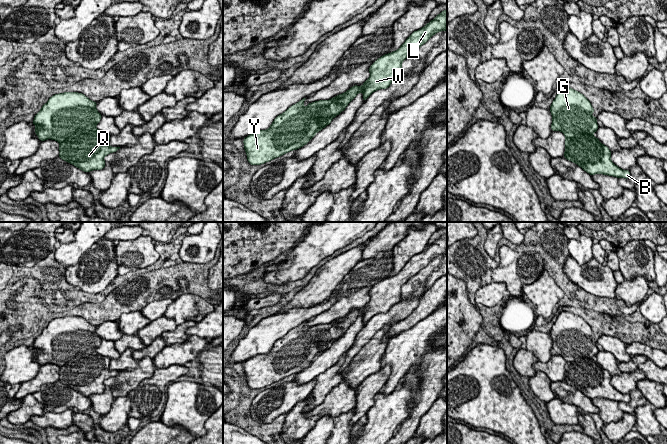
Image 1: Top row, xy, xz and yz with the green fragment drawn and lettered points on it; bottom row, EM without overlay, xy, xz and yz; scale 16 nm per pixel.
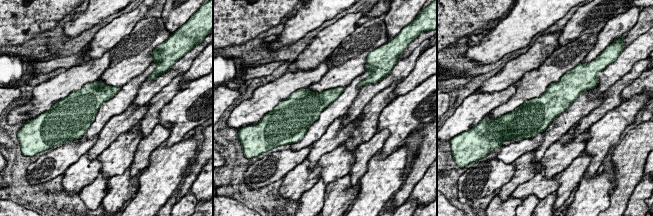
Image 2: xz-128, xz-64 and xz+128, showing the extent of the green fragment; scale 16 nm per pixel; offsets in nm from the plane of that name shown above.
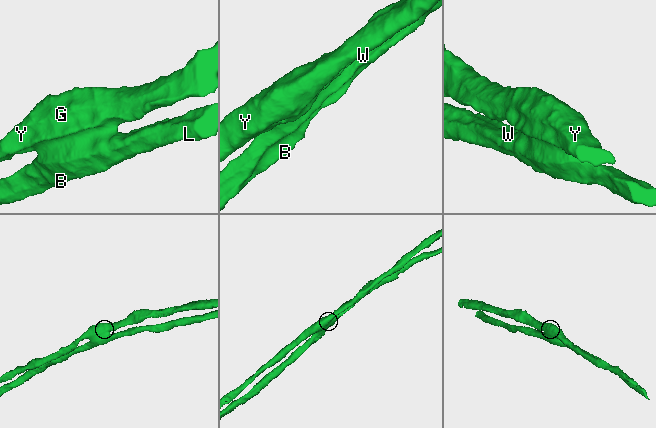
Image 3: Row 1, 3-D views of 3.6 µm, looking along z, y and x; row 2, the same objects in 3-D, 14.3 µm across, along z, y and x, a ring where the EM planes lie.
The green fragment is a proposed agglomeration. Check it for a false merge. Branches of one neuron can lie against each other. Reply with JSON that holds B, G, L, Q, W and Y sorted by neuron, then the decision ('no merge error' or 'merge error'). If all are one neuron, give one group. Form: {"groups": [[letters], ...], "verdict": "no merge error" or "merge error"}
{"groups": [["B", "L", "Q", "W"], ["G", "Y"]], "verdict": "merge error"}

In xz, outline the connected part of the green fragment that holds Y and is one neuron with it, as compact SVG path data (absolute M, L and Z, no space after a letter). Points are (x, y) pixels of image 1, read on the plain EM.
M344 317L330 324L309 327L306 331L303 330L306 322L303 322L284 337L278 339L267 354L259 354L245 361L243 367L249 388L261 389L306 369L317 357L316 345L329 340L329 327L343 321Z

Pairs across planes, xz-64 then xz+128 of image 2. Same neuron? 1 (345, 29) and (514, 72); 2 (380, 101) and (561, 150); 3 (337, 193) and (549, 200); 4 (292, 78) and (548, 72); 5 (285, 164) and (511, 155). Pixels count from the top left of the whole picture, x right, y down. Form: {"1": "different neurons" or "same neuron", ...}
{"1": "same neuron", "2": "same neuron", "3": "same neuron", "4": "different neurons", "5": "different neurons"}

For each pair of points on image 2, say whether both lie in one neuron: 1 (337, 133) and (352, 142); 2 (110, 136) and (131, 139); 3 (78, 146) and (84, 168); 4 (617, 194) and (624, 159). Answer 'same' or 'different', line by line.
1: different
2: different
3: different
4: same

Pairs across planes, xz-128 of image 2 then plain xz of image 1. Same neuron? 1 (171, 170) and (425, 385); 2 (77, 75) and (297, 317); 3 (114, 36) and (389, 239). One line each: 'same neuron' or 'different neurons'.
1: different neurons
2: same neuron
3: different neurons

